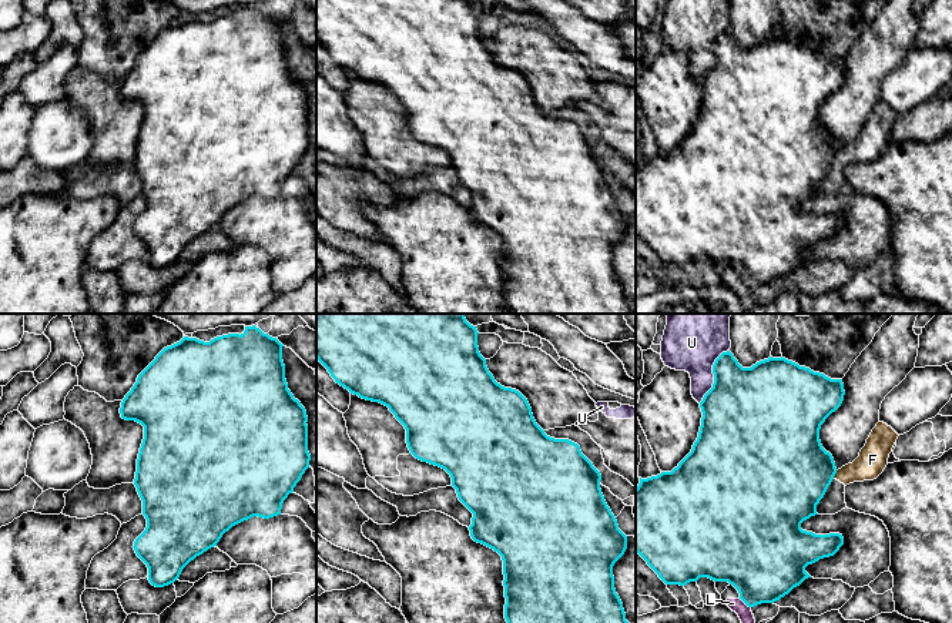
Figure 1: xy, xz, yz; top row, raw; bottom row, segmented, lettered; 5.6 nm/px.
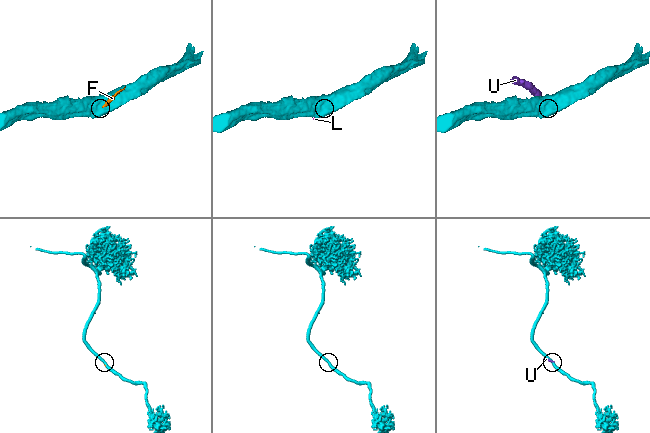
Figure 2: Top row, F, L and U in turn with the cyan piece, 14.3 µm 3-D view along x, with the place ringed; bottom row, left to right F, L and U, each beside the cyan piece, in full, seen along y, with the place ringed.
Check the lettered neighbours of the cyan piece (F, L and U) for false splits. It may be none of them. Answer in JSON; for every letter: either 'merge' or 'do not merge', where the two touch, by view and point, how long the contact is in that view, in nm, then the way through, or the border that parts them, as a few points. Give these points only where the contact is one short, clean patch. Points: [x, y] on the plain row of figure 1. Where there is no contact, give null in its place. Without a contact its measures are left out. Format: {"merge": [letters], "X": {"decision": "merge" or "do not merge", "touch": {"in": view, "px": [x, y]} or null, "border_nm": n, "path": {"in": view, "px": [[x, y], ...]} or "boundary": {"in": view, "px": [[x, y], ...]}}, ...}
{"merge": [], "F": {"decision": "do not merge", "touch": {"in": "yz", "px": [834, 156]}, "border_nm": 50}, "L": {"decision": "do not merge", "touch": {"in": "yz", "px": [746, 284]}, "border_nm": 90, "boundary": {"in": "yz", "px": [[740, 278], [750, 288]]}}, "U": {"decision": "do not merge", "touch": {"in": "yz", "px": [714, 56]}, "border_nm": 340}}

